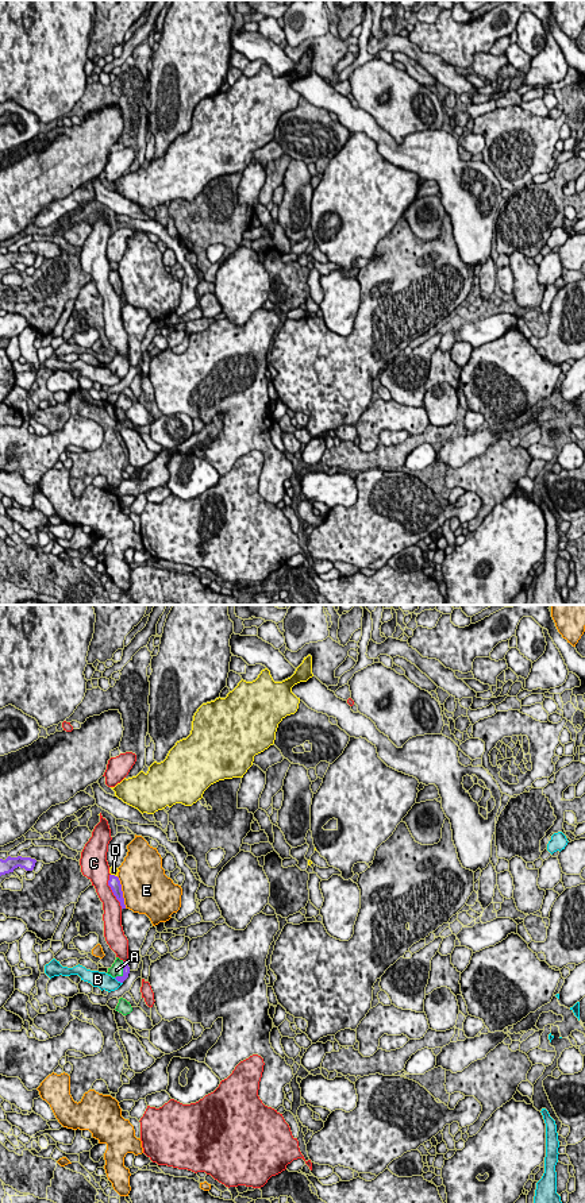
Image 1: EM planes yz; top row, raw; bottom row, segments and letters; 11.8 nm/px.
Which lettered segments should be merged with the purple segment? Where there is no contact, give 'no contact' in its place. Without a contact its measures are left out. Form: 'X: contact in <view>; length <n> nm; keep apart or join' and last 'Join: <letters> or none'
A: contact in yz; length 240 nm; join
B: contact in yz; length 130 nm; keep apart
C: contact in yz; length 440 nm; keep apart
D: contact in yz; length 90 nm; keep apart
E: contact in yz; length 400 nm; keep apart
Join: A

